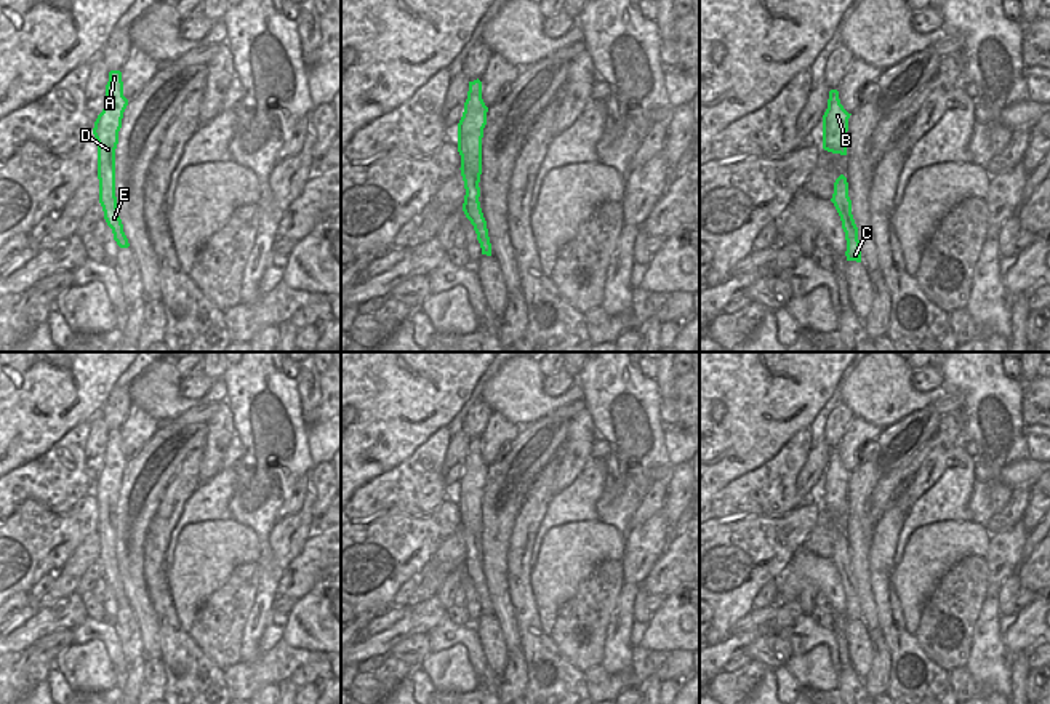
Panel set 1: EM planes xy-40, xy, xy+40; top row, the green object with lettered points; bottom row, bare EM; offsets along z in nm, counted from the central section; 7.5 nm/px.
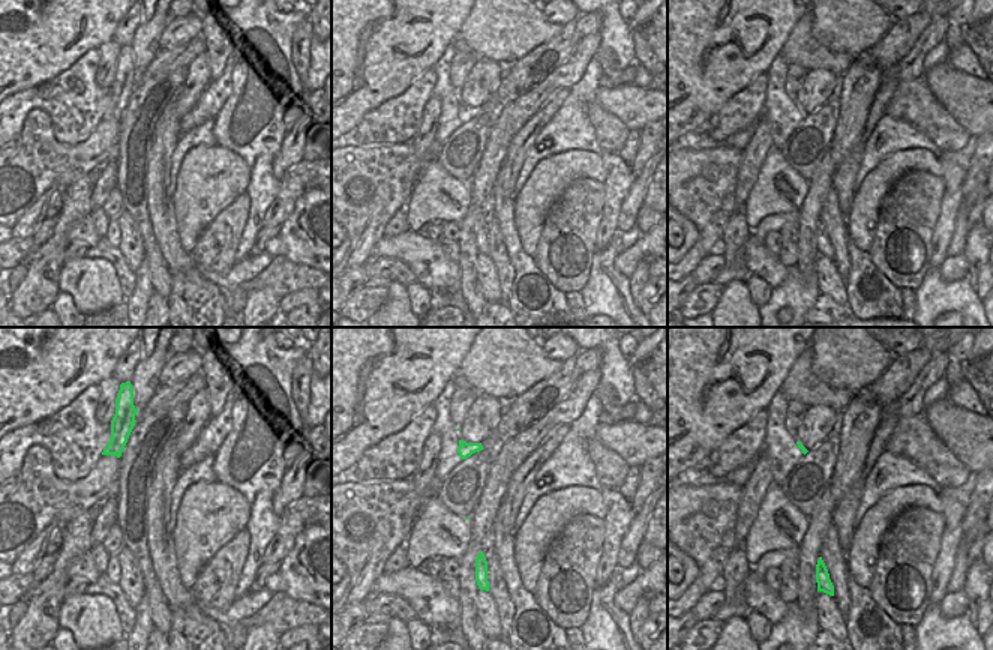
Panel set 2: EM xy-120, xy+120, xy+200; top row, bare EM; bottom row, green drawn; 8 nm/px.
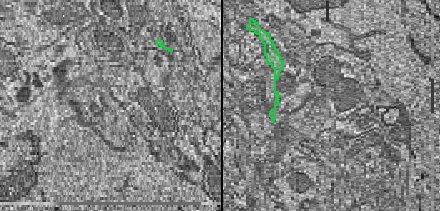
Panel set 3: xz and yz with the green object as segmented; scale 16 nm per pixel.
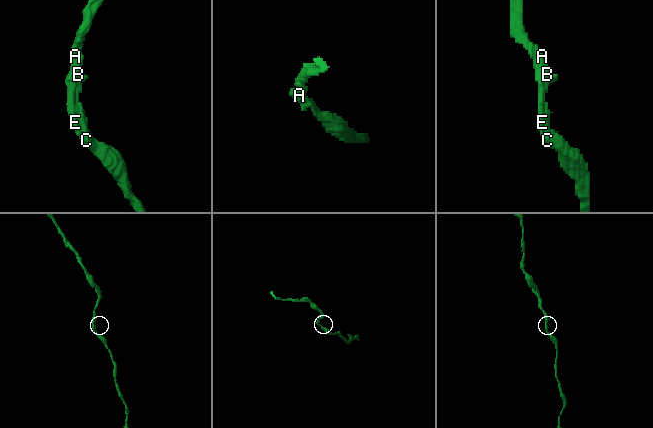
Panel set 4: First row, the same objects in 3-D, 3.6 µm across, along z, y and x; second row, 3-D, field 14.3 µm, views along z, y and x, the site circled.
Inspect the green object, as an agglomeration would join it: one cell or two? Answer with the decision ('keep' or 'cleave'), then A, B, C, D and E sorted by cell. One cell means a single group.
keep; groups A B C D E

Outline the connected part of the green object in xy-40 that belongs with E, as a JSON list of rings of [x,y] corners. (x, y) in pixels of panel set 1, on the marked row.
[[[110,70],[106,85],[104,109],[94,122],[93,134],[98,141],[99,203],[104,211],[104,219],[112,229],[114,240],[120,248],[130,246],[118,216],[115,197],[115,149],[126,106],[128,99],[123,96],[122,72]]]

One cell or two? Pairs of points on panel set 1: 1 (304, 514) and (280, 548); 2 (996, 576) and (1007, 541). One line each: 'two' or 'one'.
1: one
2: one

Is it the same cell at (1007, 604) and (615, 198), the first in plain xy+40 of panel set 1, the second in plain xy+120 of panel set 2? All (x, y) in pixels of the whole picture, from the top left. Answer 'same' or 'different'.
different

